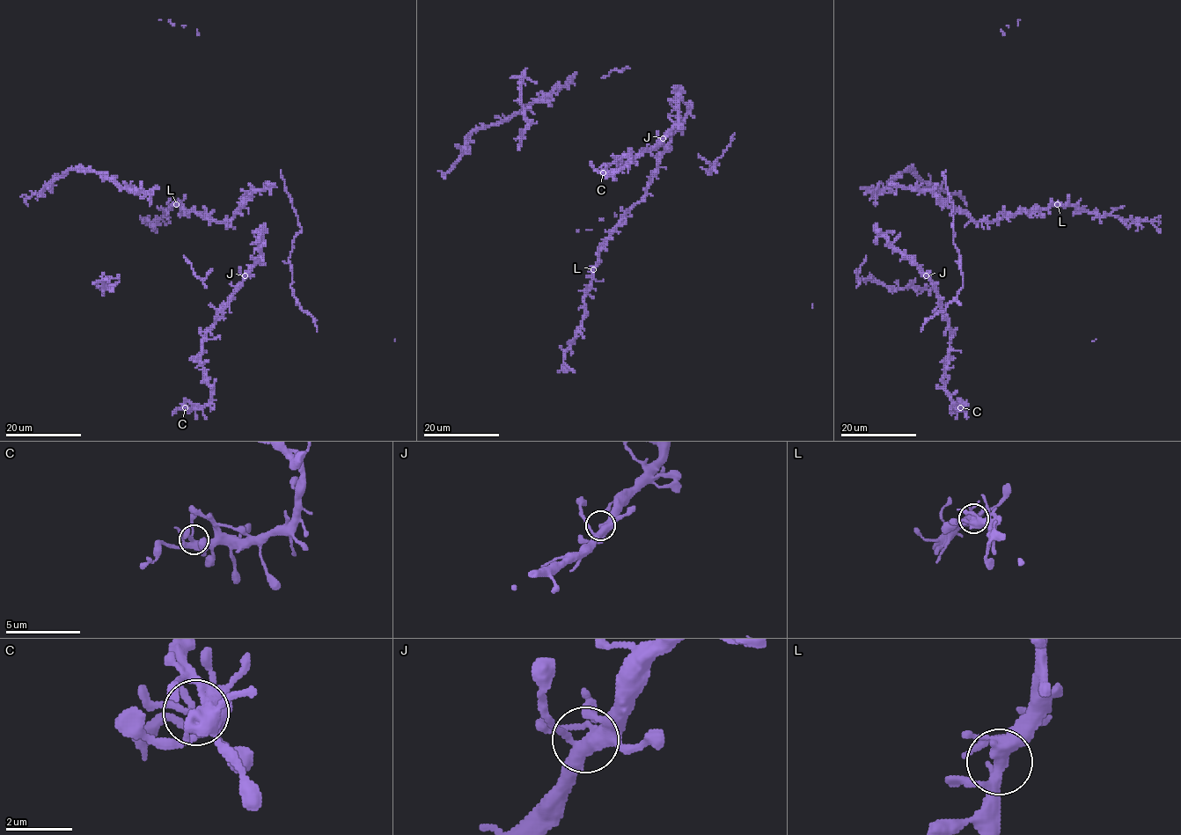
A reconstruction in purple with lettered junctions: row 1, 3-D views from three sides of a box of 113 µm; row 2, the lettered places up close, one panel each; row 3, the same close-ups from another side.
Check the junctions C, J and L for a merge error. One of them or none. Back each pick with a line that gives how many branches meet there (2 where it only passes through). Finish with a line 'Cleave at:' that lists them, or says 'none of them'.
Cleave at: none of them

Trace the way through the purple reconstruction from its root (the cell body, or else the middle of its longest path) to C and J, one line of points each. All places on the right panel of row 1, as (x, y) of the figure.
C: (876, 223), (887, 242), (929, 279), (945, 312), (949, 343), (944, 388), (960, 407)
J: (876, 223), (875, 227), (887, 242), (906, 255), (926, 275)

